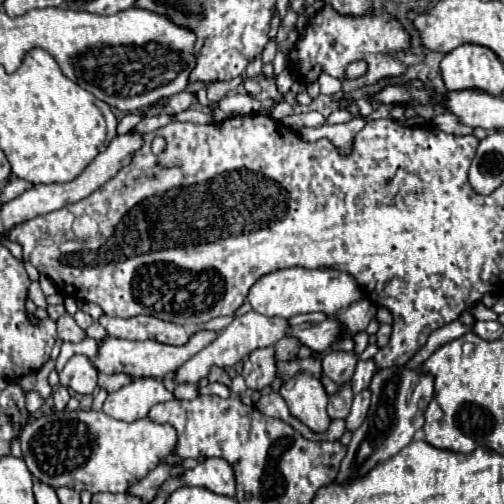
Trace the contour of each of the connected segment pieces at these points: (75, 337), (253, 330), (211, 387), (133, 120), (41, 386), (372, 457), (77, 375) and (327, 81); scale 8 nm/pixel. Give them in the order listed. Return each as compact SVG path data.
M64 314L58 318L58 338L60 340L68 340L68 342L80 342L86 338L86 332L82 328L78 328L78 324L74 322L74 318L70 314Z
M248 312L240 318L236 318L228 328L224 328L218 338L208 344L204 350L200 350L196 356L192 356L190 360L186 360L176 372L174 372L174 382L176 384L198 384L202 378L208 376L212 366L218 368L228 368L234 366L236 362L244 360L250 352L254 352L256 348L264 348L264 346L274 346L280 338L286 336L288 330L288 322L284 318L268 318L264 314L258 312Z
M208 384L208 386L198 386L198 394L216 394L220 398L228 398L230 390L224 384Z
M128 113L117 125L117 135L133 130L144 117L140 113Z
M48 360L38 372L36 372L36 390L44 396L44 398L48 398L50 394L52 394L52 386L48 384L48 374L54 370L54 362L52 360Z
M390 366L374 372L370 382L372 404L364 424L352 434L348 444L348 454L340 464L336 484L352 484L354 480L366 476L380 462L396 456L404 446L414 440L414 434L424 426L424 410L434 396L434 378L428 372L412 370L406 366Z
M72 356L60 372L60 384L72 388L76 394L92 394L98 382L98 370L86 356Z
M322 74L322 78L318 78L318 84L320 84L320 94L326 94L326 96L334 96L340 90L340 80L330 78L328 74Z

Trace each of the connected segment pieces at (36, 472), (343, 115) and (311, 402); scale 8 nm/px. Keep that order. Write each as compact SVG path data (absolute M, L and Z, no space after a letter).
M62 410L62 412L52 412L42 418L32 418L22 434L20 434L20 446L22 446L22 458L30 470L30 474L54 490L66 486L74 488L76 492L88 490L90 494L98 492L126 492L128 486L144 478L154 466L158 466L176 446L176 432L168 424L156 424L150 418L142 418L136 422L122 422L116 418L106 416L104 412L94 412L94 410Z
M338 108L334 110L328 118L326 118L326 124L346 124L350 122L354 116L348 112L348 108Z
M310 356L306 360L296 358L296 360L290 360L290 362L278 362L276 368L278 368L278 376L284 378L280 394L286 400L288 408L290 408L290 414L294 418L298 418L302 424L306 424L312 432L326 432L328 426L330 426L330 418L326 414L328 394L324 392L322 382L320 382L320 376L322 376L320 360L314 358L314 356Z

